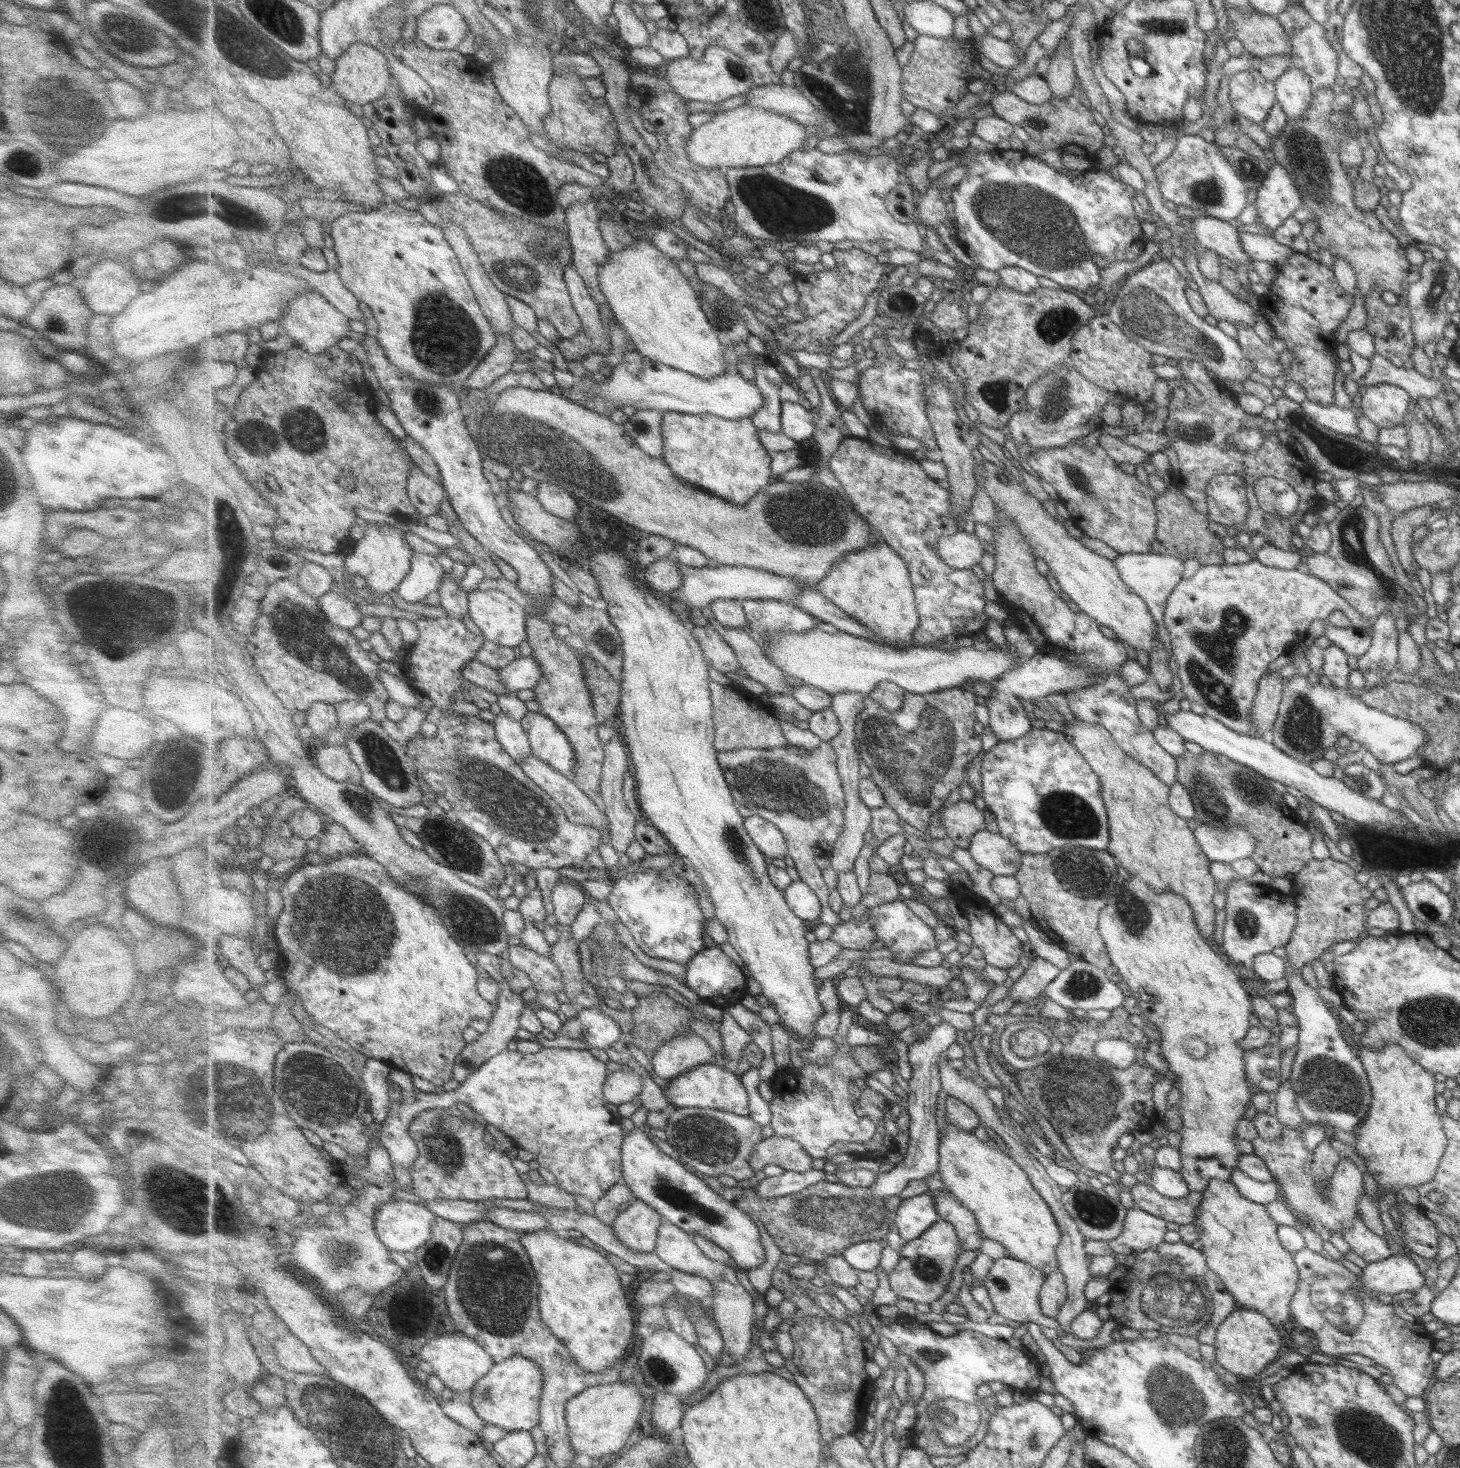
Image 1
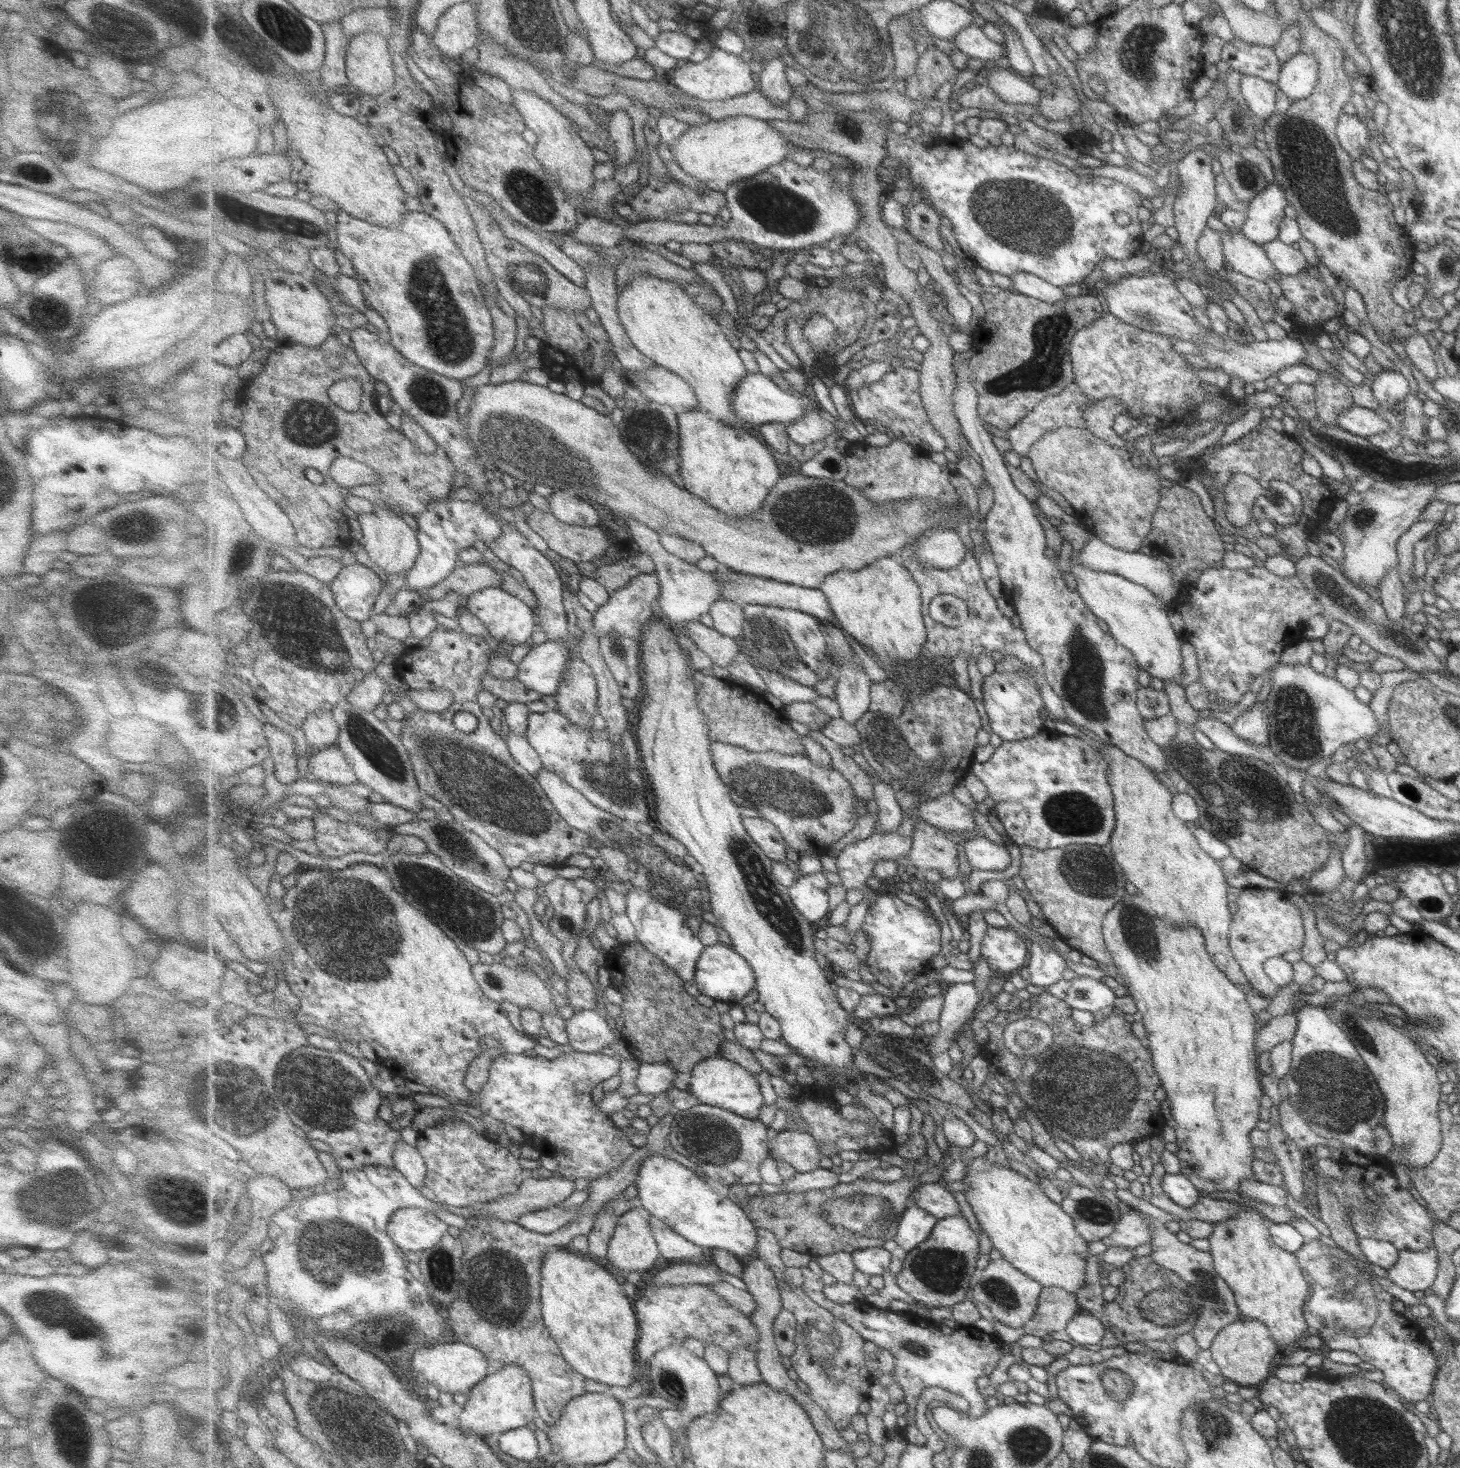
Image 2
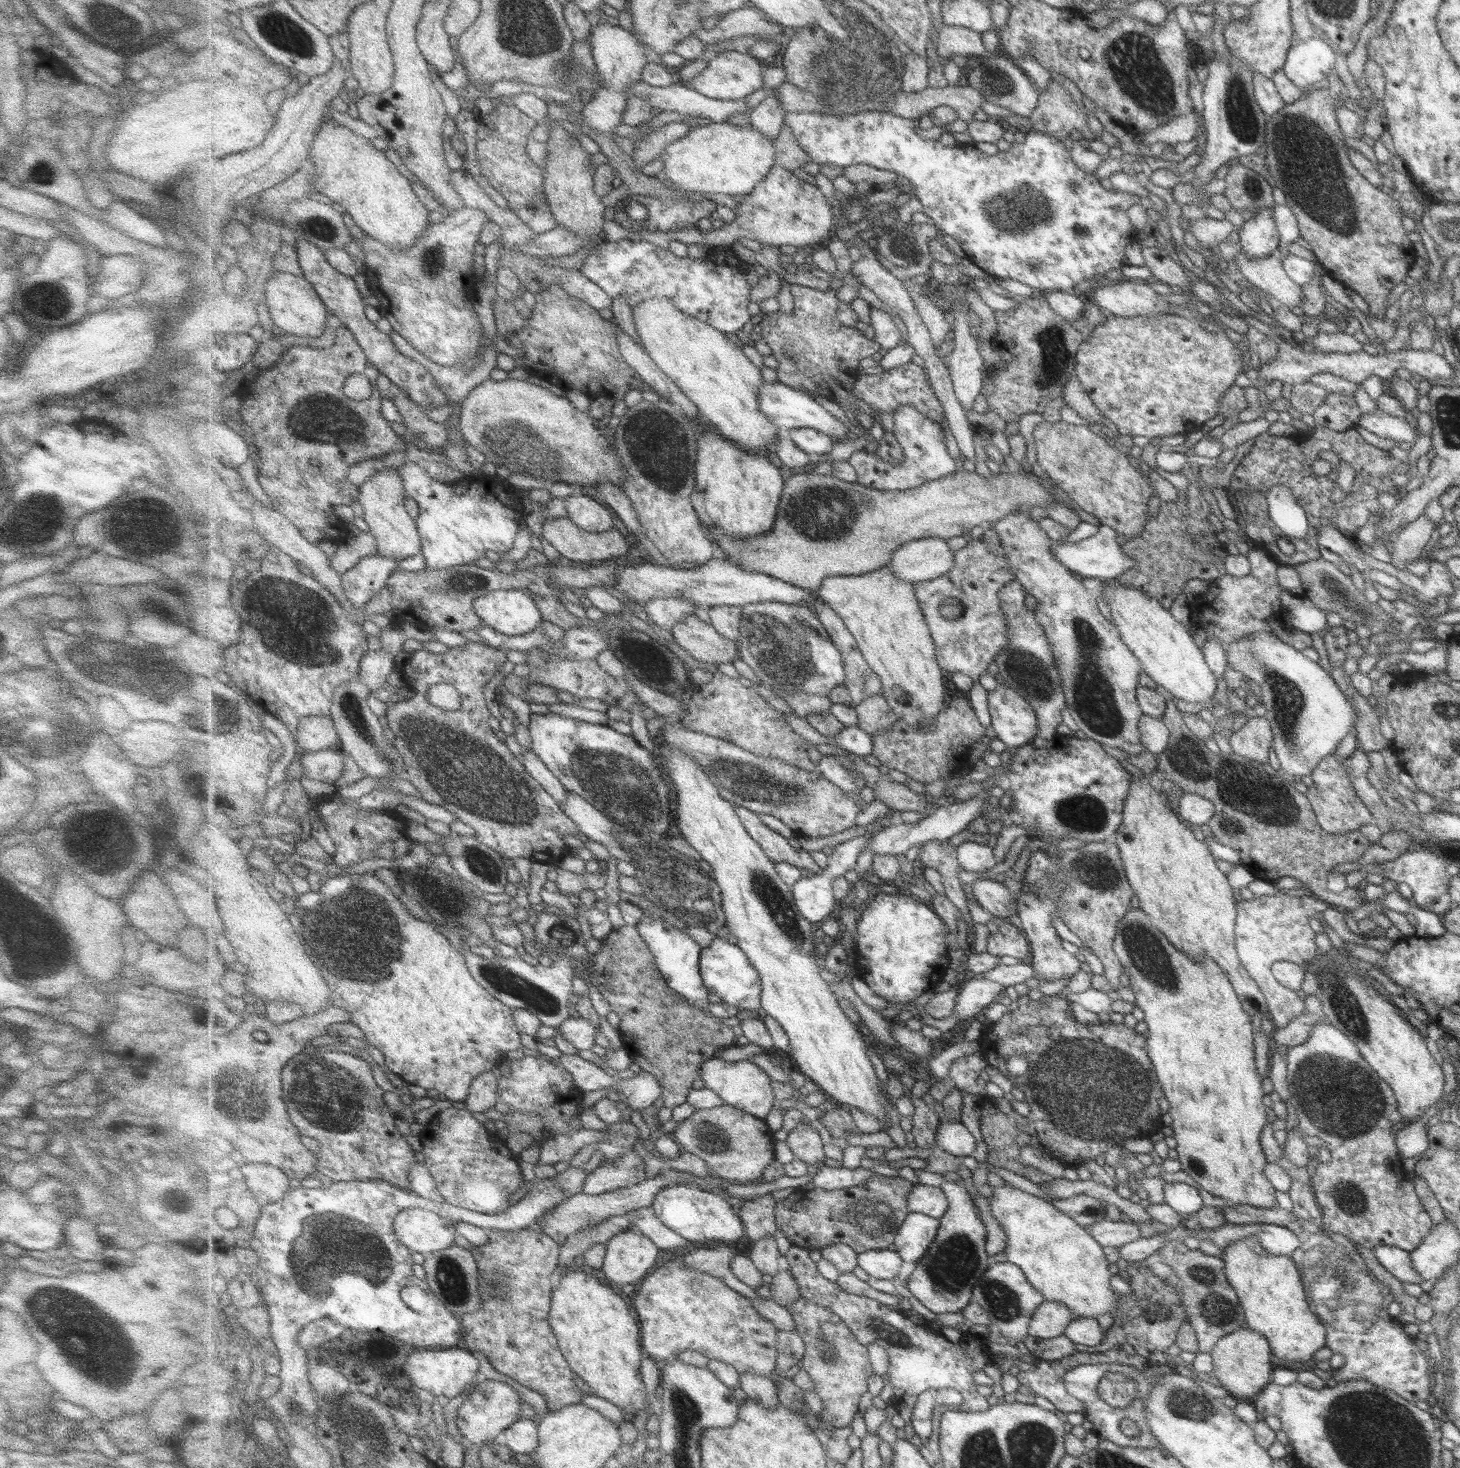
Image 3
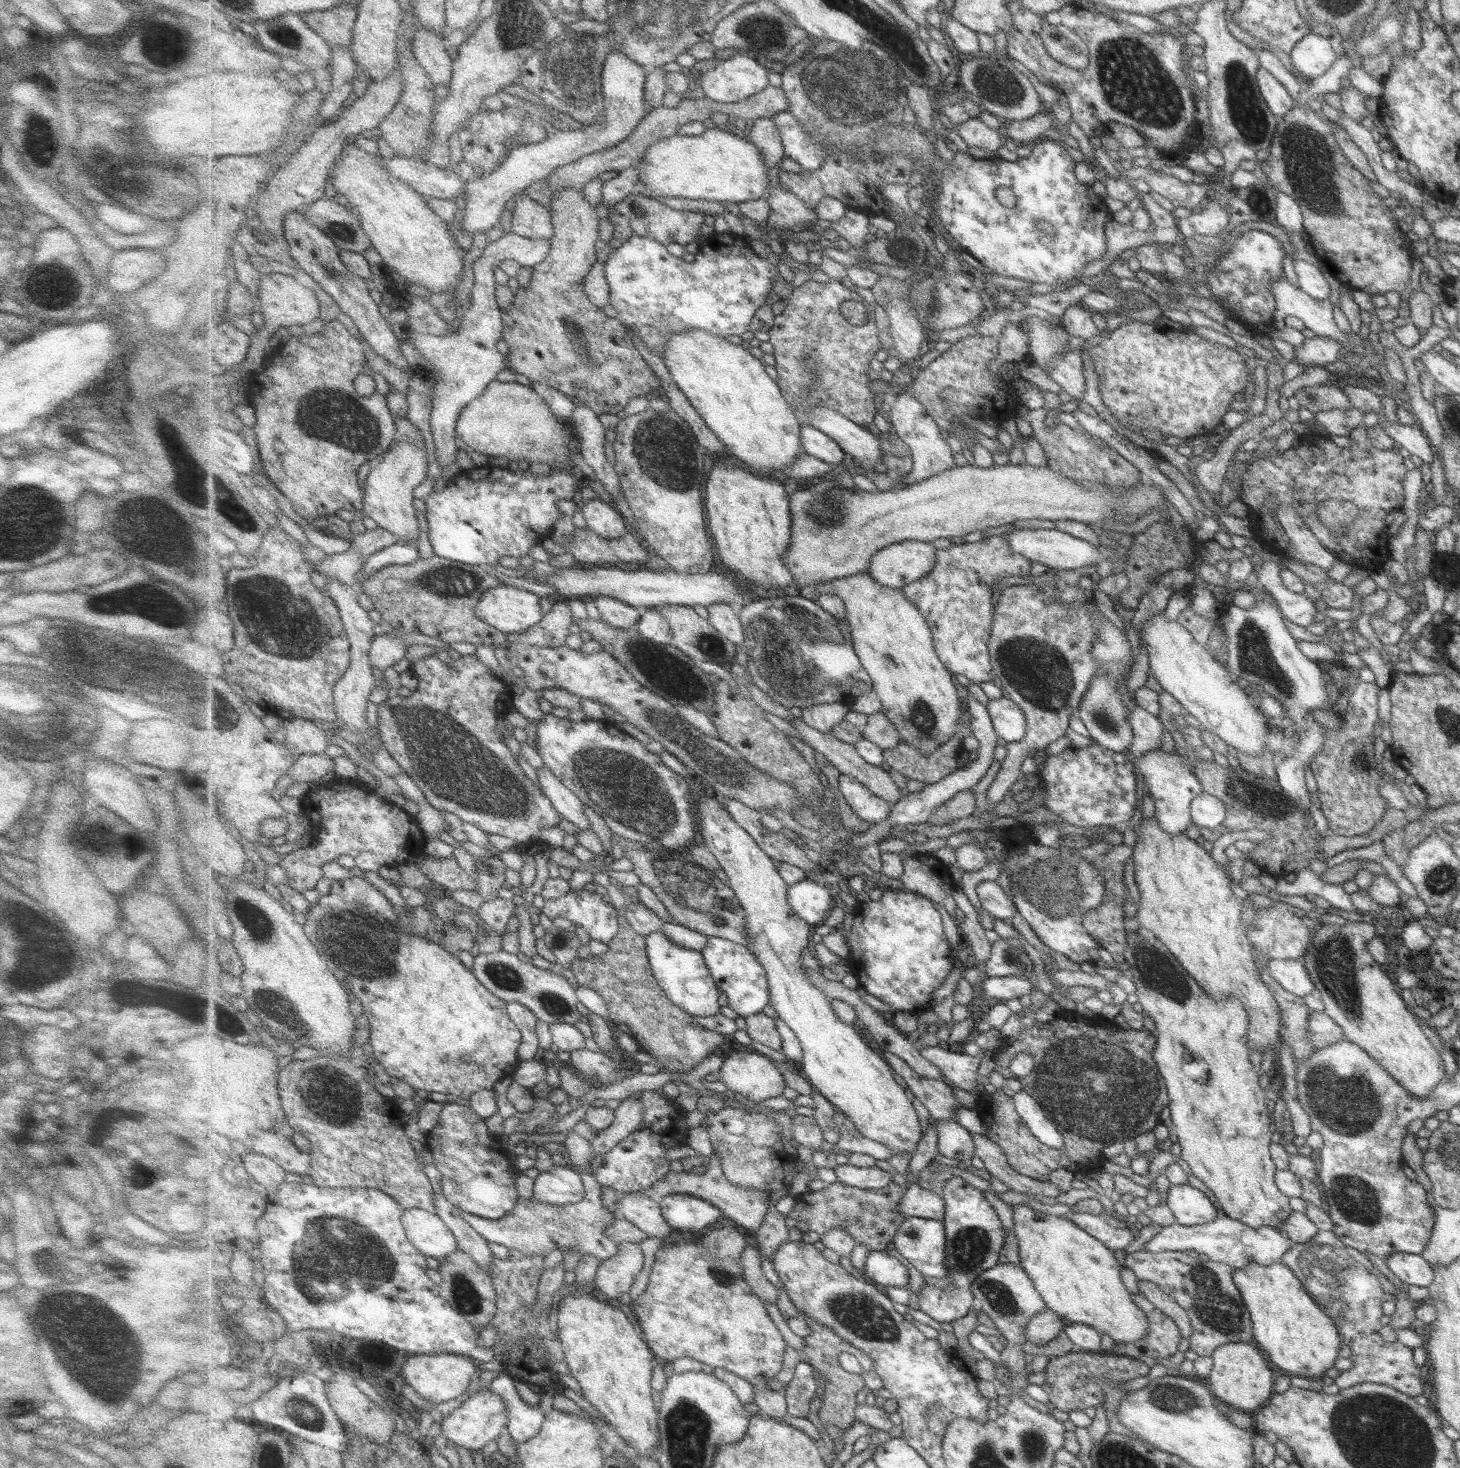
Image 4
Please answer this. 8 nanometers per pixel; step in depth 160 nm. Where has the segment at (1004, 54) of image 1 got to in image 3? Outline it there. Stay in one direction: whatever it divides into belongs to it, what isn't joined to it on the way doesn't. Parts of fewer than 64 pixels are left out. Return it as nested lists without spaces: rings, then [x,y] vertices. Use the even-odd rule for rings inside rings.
[[[944,25],[937,35],[937,54],[941,59],[951,54],[964,57],[988,57],[982,33],[968,28]]]

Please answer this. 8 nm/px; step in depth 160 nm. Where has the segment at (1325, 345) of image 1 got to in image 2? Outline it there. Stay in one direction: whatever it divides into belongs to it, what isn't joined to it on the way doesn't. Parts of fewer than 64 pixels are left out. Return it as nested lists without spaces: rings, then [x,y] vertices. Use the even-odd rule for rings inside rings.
[[[1307,270],[1297,275],[1280,276],[1278,285],[1283,298],[1295,308],[1287,318],[1295,335],[1303,334],[1312,341],[1323,332],[1322,323],[1336,316],[1337,307],[1331,290]],[[1319,372],[1320,379],[1311,386],[1314,388],[1314,408],[1316,418],[1329,427],[1335,427],[1337,417],[1343,409],[1353,406],[1347,386],[1333,379],[1327,373]]]

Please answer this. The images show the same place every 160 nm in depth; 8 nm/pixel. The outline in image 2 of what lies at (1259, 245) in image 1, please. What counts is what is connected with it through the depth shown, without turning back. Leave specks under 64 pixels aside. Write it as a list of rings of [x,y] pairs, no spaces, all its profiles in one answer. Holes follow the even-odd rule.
[[[1275,239],[1260,247],[1265,251],[1273,270],[1280,276],[1297,275],[1308,267],[1295,245],[1286,245]]]

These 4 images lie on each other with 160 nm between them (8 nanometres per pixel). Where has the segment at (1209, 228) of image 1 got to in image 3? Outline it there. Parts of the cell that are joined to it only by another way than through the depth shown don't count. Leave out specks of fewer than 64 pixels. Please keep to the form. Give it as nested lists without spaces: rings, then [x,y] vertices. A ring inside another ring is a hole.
[[[1276,251],[1270,256],[1253,261],[1239,252],[1228,261],[1234,262],[1239,273],[1251,286],[1269,294],[1283,307],[1295,310],[1301,303],[1301,290],[1285,275],[1279,260],[1280,254]]]

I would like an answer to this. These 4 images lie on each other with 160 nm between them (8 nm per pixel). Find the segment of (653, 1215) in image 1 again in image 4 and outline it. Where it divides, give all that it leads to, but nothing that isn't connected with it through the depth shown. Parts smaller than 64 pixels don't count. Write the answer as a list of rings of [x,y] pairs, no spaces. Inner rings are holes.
[[[637,1243],[619,1244],[619,1253],[613,1259],[600,1264],[593,1285],[606,1299],[618,1301],[620,1296],[628,1293],[645,1268],[645,1256]]]

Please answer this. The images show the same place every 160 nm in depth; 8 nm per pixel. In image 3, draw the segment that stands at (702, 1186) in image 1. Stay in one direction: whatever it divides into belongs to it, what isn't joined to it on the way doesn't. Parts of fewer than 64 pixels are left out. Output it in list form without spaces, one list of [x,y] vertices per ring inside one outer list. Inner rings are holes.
[[[695,1183],[674,1184],[664,1188],[651,1208],[663,1224],[690,1241],[694,1247],[712,1244],[733,1246],[746,1239],[746,1226],[743,1225],[743,1218],[739,1217],[734,1205],[726,1197],[707,1192]]]

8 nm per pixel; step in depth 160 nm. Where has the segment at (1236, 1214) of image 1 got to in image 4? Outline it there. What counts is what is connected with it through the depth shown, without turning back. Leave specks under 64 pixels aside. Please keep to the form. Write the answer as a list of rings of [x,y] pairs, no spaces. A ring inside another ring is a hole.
[[[1249,1261],[1243,1269],[1232,1270],[1231,1280],[1250,1318],[1252,1342],[1265,1354],[1265,1359],[1275,1372],[1311,1380],[1320,1377],[1321,1374],[1325,1375],[1325,1372],[1333,1367],[1339,1352],[1338,1328],[1334,1320],[1309,1297],[1295,1275],[1285,1265],[1277,1262],[1271,1266],[1259,1266]]]

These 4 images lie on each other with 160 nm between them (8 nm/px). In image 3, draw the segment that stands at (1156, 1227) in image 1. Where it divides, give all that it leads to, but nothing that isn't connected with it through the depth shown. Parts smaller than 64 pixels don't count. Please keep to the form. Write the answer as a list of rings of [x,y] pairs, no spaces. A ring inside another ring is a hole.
[[[1101,1220],[1090,1228],[1091,1235],[1103,1247],[1119,1248],[1139,1239],[1139,1230],[1135,1224],[1126,1224],[1123,1221]]]

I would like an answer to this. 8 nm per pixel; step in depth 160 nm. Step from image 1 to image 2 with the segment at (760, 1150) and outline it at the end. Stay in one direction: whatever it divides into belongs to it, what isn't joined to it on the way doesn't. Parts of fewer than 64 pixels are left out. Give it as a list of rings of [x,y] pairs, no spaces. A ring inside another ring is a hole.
[[[782,1130],[769,1143],[770,1156],[787,1162],[799,1173],[821,1168],[823,1152],[816,1138],[807,1131]]]

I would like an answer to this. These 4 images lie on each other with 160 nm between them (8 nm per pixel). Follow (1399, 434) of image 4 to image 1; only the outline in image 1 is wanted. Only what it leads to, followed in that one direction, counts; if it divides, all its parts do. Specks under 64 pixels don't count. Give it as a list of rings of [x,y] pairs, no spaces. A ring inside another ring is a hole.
[[[1305,400],[1299,403],[1299,410],[1301,414],[1309,416],[1319,426],[1328,428],[1337,434],[1355,437],[1360,432],[1355,413],[1351,409],[1337,408],[1334,405],[1320,406]]]

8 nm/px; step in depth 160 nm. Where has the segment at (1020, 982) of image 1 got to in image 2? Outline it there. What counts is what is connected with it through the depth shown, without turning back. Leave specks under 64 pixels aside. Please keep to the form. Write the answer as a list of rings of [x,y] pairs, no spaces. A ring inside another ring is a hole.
[[[1037,939],[1031,940],[1030,958],[1027,968],[1030,972],[1030,983],[1035,986],[1050,987],[1057,984],[1063,978],[1063,972],[1069,968],[1067,960],[1062,956],[1063,945],[1059,940],[1049,939],[1050,943],[1044,943]]]

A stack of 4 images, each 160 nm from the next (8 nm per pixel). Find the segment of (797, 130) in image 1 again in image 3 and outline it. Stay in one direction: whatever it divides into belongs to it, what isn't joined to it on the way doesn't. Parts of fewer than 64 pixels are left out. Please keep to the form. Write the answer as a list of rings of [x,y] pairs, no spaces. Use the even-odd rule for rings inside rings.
[[[729,122],[713,123],[707,126],[700,126],[691,129],[691,132],[675,140],[666,146],[666,150],[661,153],[661,160],[664,162],[662,172],[680,191],[692,194],[701,192],[707,194],[727,194],[727,196],[747,196],[750,195],[759,183],[766,179],[771,169],[776,164],[777,152],[774,141],[769,136],[759,132],[753,125],[735,125]]]

